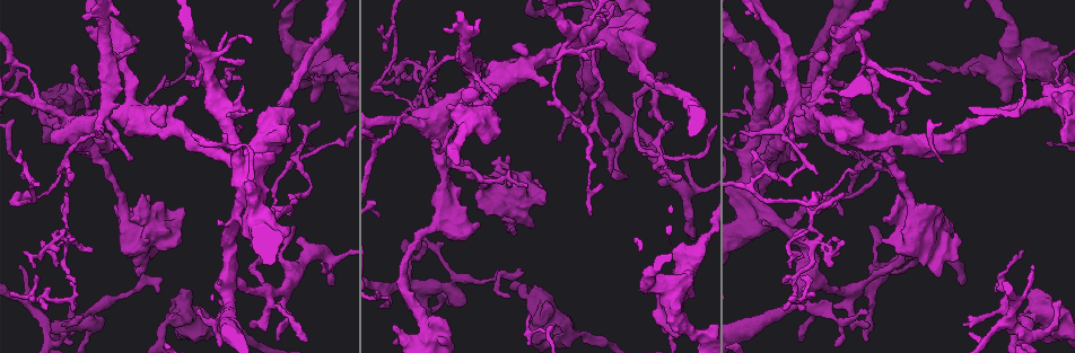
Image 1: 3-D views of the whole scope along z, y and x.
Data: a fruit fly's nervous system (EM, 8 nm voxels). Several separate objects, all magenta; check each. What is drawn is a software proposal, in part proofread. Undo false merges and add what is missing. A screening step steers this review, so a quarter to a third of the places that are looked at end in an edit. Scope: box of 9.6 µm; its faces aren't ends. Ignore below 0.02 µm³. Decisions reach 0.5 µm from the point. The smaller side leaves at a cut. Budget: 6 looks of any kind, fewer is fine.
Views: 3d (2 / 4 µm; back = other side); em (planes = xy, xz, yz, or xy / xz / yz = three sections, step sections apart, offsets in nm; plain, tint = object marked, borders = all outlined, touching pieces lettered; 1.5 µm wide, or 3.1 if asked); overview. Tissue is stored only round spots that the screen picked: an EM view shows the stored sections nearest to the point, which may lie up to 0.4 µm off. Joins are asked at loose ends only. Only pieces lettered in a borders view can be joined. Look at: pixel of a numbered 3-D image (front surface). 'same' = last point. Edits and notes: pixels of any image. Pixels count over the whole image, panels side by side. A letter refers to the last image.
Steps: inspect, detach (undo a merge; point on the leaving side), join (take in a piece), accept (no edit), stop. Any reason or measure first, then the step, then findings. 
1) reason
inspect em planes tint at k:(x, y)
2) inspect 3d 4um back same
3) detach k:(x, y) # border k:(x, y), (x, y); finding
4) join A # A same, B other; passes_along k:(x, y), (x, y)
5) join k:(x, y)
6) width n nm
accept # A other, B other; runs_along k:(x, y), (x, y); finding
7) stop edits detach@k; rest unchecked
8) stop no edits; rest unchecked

thin end
inspect 3d 4um at 1:(386, 51)

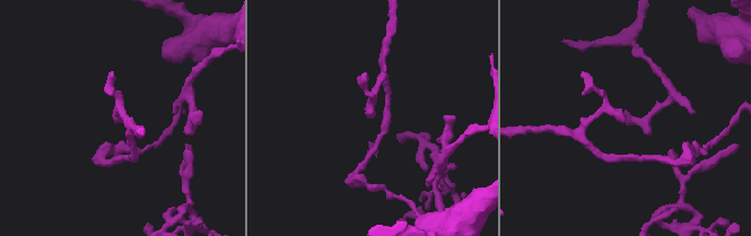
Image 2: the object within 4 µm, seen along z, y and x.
need the tissue
inspect em yz step 4 borders at 2:(622, 119)

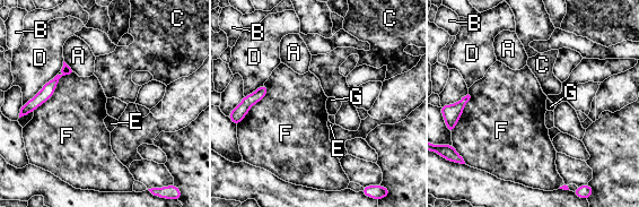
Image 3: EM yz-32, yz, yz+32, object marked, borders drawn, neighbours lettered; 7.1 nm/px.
inspect em planes borders same

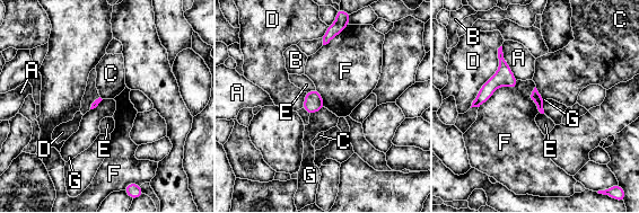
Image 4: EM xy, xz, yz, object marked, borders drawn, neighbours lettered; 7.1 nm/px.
accept # A other, B other, C other, D other, E other, F other, G other; border 4:(324, 106), (311, 115); no lettered piece goes on from it

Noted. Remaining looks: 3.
four or more arms meet
inspect 3d 2um at 1:(758, 122)

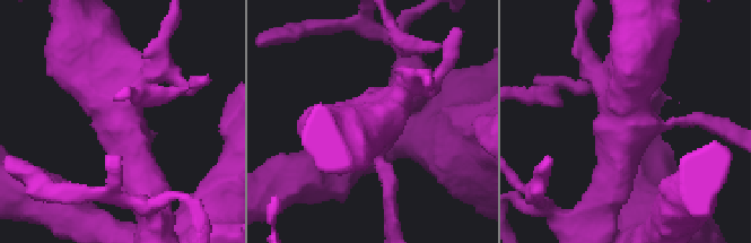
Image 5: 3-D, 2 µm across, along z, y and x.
arms 4
inspect em planes plain at 5:(124, 125)

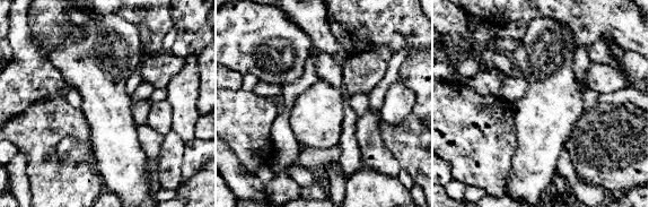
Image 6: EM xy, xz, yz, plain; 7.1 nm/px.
see the neighbours
inspect em planes borders same

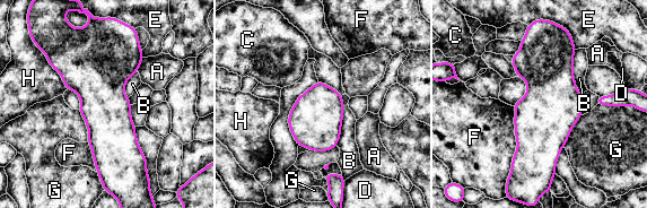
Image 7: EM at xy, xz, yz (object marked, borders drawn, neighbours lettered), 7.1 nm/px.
width 360 nm
accept # A other, B other, C other, D other, E other, F other, G other, H other; border 7:(342, 95), (343, 121), (337, 146); continuous, no second neuron

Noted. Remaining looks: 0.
stop no edits; rest unchecked

